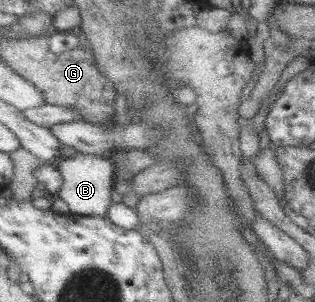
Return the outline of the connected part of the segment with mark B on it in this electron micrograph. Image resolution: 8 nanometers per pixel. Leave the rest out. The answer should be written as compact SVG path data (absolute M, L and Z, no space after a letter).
M76 153L75 156L62 158L56 163L57 169L63 174L65 184L56 194L69 204L72 213L86 216L108 217L109 208L114 204L112 194L115 189L116 163L102 158L102 154Z

